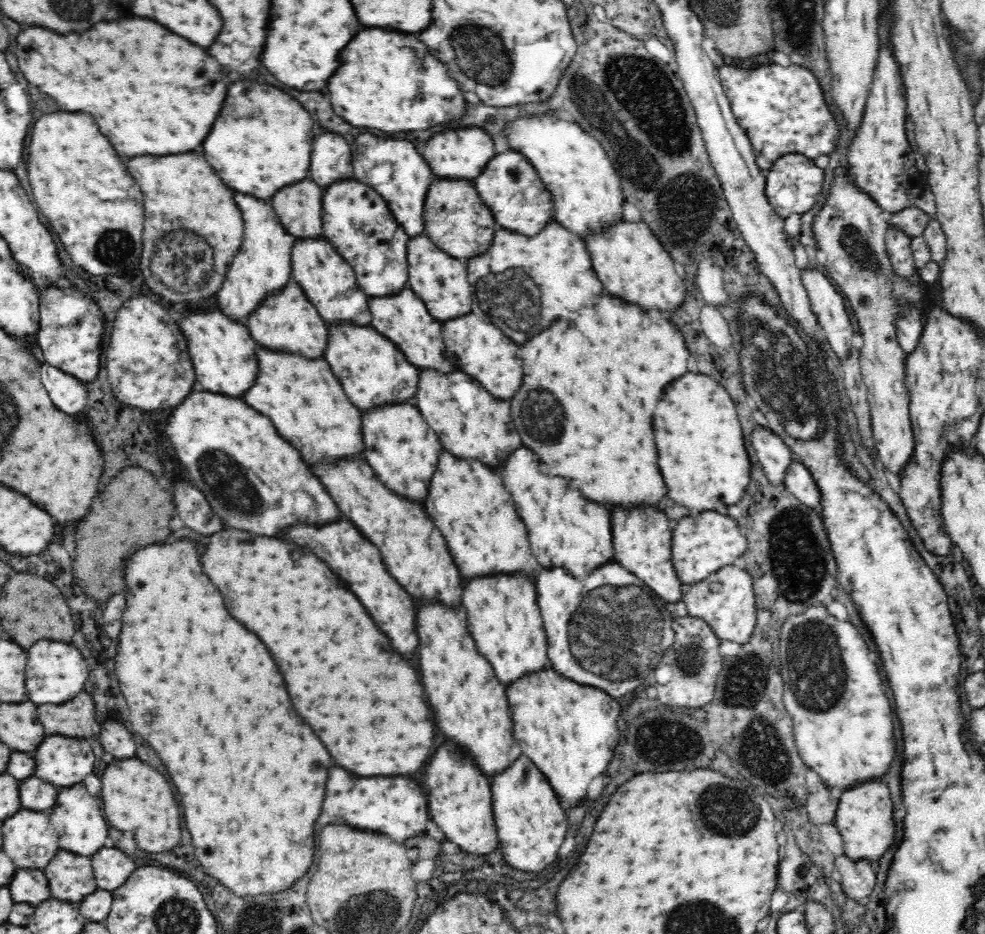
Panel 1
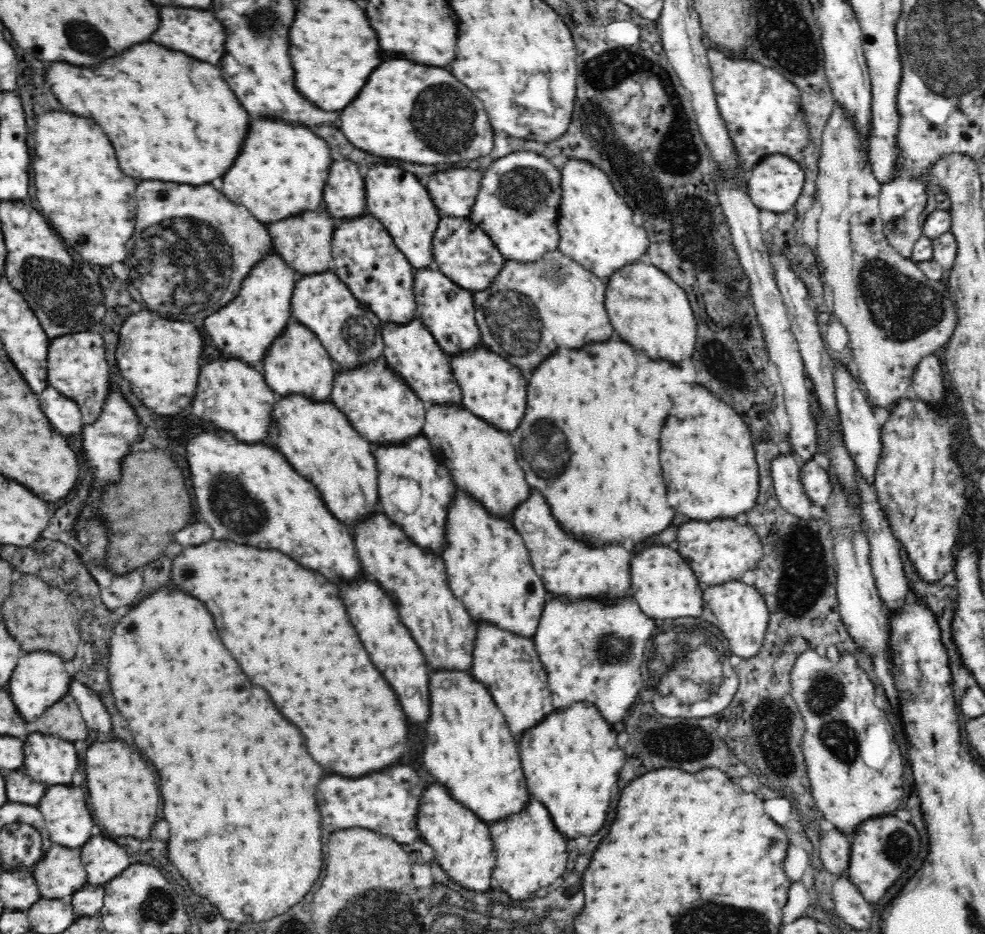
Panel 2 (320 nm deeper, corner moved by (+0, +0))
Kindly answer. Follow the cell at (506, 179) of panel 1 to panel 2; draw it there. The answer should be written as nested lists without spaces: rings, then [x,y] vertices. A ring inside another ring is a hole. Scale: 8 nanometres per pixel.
[[[511,152],[495,160],[484,170],[470,219],[492,239],[506,261],[514,260],[519,264],[536,262],[542,256],[558,251],[558,221],[562,193],[561,170],[553,165],[549,158],[538,156],[534,152]]]

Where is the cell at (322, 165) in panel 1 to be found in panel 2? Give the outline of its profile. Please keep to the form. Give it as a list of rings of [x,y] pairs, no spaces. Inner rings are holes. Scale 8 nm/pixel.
[[[350,160],[333,162],[324,187],[324,208],[335,218],[353,219],[366,212],[365,175],[358,165]]]

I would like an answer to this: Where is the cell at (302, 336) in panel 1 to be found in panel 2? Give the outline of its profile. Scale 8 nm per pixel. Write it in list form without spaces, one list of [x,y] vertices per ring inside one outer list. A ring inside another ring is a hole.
[[[291,320],[282,336],[274,340],[264,357],[264,376],[268,386],[276,392],[276,396],[287,397],[296,392],[320,402],[330,396],[334,382],[336,370],[334,361],[330,358],[320,339],[310,329],[298,321]]]

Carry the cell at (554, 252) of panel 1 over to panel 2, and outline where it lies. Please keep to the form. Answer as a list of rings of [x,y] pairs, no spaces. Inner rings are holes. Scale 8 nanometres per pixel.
[[[559,251],[550,252],[536,262],[519,264],[508,260],[493,280],[492,286],[473,293],[475,319],[483,344],[497,356],[512,360],[512,364],[516,364],[520,372],[530,378],[534,368],[542,364],[532,362],[528,358],[530,354],[542,356],[558,348],[588,346],[576,340],[604,342],[612,338],[614,330],[604,308],[606,288],[606,282]],[[524,332],[526,336],[520,336]]]

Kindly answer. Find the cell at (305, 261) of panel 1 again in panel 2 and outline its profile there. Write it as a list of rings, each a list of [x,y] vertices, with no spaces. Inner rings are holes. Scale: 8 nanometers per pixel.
[[[335,272],[306,275],[296,283],[291,298],[291,320],[298,321],[320,339],[334,361],[335,370],[363,367],[383,357],[384,324],[348,291]]]

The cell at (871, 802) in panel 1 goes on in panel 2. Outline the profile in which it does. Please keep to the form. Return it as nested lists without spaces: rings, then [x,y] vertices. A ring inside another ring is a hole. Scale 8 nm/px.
[[[894,815],[864,821],[851,840],[848,877],[870,904],[878,904],[878,900],[910,868],[910,864],[914,862],[912,858],[920,854],[920,836],[916,828],[911,823],[900,821]]]

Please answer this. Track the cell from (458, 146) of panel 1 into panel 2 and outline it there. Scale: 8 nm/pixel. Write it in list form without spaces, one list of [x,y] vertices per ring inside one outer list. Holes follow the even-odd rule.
[[[452,168],[430,176],[427,191],[441,217],[469,217],[477,197],[482,172]]]

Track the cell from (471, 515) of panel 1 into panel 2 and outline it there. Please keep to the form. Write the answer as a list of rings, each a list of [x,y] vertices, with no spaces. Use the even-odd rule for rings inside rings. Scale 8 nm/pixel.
[[[458,492],[456,500],[452,502],[450,512],[448,512],[446,534],[448,534],[448,546],[444,548],[442,556],[446,562],[448,582],[450,582],[454,596],[460,598],[464,602],[464,606],[468,608],[470,616],[478,622],[488,622],[500,629],[516,632],[518,636],[532,639],[536,634],[544,605],[549,597],[538,574],[534,572],[534,568],[530,564],[530,556],[526,552],[522,538],[512,528],[512,524],[488,514],[466,492]]]

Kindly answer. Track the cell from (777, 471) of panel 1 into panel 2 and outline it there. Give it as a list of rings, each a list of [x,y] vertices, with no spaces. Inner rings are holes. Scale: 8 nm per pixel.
[[[790,453],[780,454],[771,462],[771,475],[779,506],[802,520],[816,519],[812,515],[809,496],[801,483],[801,468]]]

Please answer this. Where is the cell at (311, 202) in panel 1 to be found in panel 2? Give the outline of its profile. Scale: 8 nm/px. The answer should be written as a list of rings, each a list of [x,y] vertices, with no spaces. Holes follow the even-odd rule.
[[[320,208],[316,212],[304,212],[300,216],[290,216],[290,218],[276,222],[276,224],[270,224],[268,230],[270,230],[270,236],[274,240],[274,252],[280,254],[284,263],[288,267],[294,268],[296,272],[300,273],[300,276],[326,271],[334,272],[331,244],[336,223],[335,218],[328,210]]]

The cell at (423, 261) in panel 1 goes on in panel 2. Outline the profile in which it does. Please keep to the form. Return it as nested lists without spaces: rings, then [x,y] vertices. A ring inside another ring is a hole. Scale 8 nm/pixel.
[[[428,267],[414,273],[417,318],[432,333],[438,347],[452,358],[460,356],[460,353],[473,351],[484,345],[475,319],[473,292],[466,291],[466,289],[454,284],[450,278],[437,270],[436,267]]]

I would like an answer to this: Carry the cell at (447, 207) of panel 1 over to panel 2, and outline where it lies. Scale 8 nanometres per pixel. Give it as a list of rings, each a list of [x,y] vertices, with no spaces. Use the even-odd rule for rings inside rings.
[[[441,217],[432,241],[434,266],[466,291],[480,292],[492,286],[506,260],[492,239],[469,217]]]

